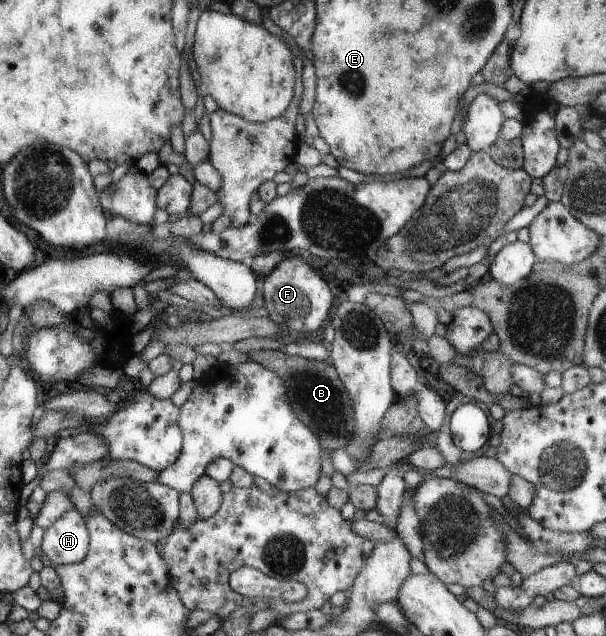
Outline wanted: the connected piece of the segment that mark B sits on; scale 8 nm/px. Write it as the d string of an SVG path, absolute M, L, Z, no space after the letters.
M278 350L250 351L249 355L252 362L258 362L262 367L278 373L294 415L298 416L300 423L308 425L316 433L327 452L345 448L350 443L356 423L353 404L337 368L330 361L291 356Z

